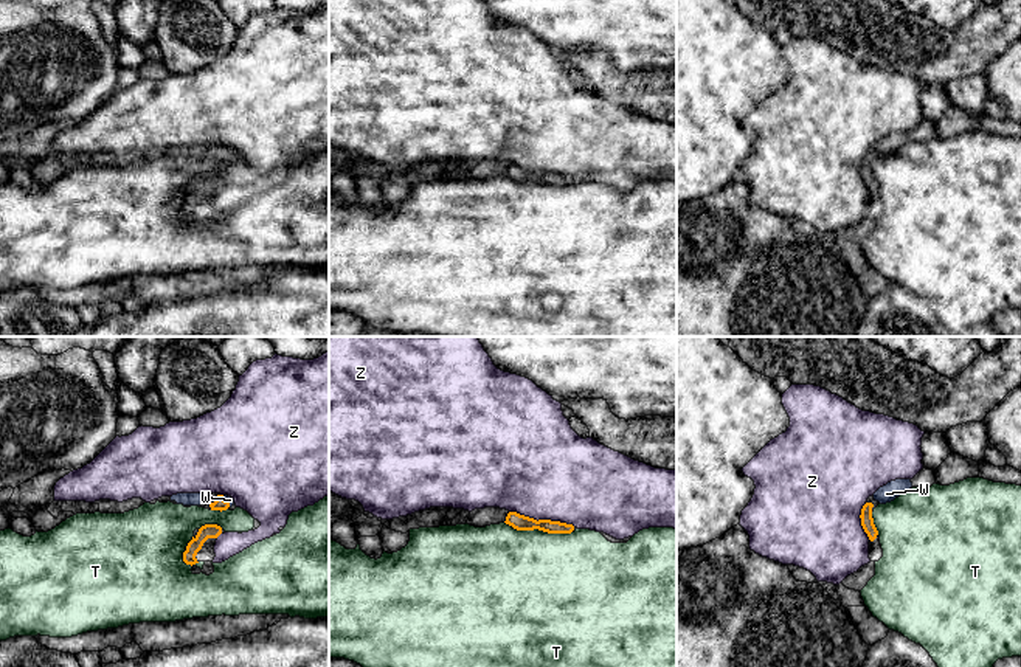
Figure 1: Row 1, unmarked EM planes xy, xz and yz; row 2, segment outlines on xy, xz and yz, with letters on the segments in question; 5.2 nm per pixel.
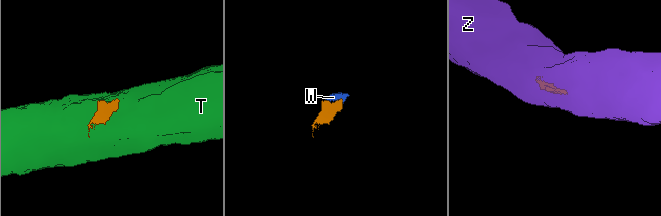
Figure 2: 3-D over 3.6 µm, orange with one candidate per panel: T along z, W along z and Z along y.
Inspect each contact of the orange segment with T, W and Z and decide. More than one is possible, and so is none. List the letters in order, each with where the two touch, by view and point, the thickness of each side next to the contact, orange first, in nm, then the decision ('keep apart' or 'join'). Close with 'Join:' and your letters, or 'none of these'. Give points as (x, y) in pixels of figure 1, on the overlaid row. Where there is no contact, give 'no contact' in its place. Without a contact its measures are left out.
T: meets orange in xz at (539, 529); 80 nm thick on the orange side, 480 nm on the other; keep apart
W: meets orange in xy at (227, 501); 70 nm thick on the orange side, 40 nm on the other; join
Z: meets orange in xz at (542, 520); 80 nm thick on the orange side, 500 nm on the other; keep apart
Join: W

